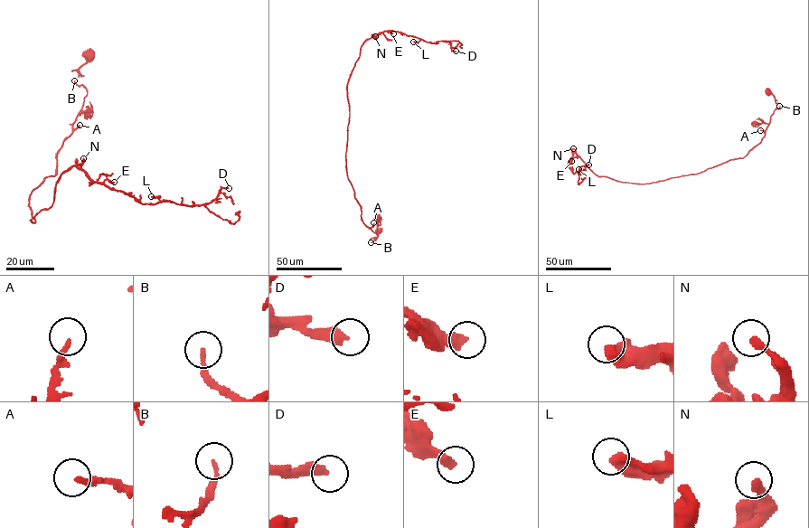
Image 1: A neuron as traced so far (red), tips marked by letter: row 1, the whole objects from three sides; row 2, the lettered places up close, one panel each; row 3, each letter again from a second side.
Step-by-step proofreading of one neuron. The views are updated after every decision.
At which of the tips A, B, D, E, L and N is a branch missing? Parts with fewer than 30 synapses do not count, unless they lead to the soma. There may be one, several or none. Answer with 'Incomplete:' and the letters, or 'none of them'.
Incomplete: D

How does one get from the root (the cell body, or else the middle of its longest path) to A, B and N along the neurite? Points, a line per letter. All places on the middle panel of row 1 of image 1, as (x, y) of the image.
A: (379, 230), (374, 240), (378, 235), (370, 229), (373, 222)
B: (379, 230), (371, 242)
N: (379, 230), (374, 240), (378, 235), (362, 221), (345, 156), (348, 80), (361, 46), (375, 36)

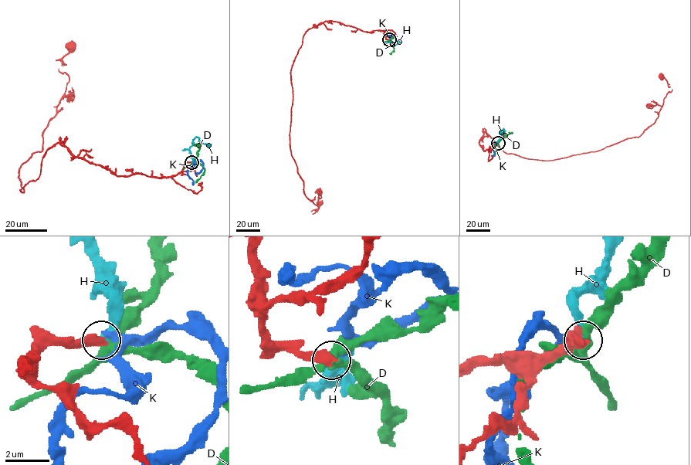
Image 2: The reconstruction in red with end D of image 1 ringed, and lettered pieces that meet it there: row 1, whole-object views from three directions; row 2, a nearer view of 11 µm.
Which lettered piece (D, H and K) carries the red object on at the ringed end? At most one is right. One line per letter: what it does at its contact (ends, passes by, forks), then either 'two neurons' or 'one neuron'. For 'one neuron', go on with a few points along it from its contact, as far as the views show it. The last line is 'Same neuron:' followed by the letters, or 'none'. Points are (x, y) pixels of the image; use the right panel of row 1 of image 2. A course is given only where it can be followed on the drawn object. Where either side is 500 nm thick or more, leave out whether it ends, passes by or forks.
D: it forks; two neurons
H: it ends; one neuron; course (498, 143), (499, 133), (504, 130), (499, 132)
K: it ends; two neurons
Same neuron: H

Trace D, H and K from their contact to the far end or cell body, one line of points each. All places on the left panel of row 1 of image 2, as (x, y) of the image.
D: (191, 162), (199, 145), (191, 144)
H: (191, 161), (190, 147), (193, 140), (197, 137), (204, 144), (207, 144)
K: (191, 161), (194, 167), (188, 169), (187, 175), (193, 181), (192, 184)

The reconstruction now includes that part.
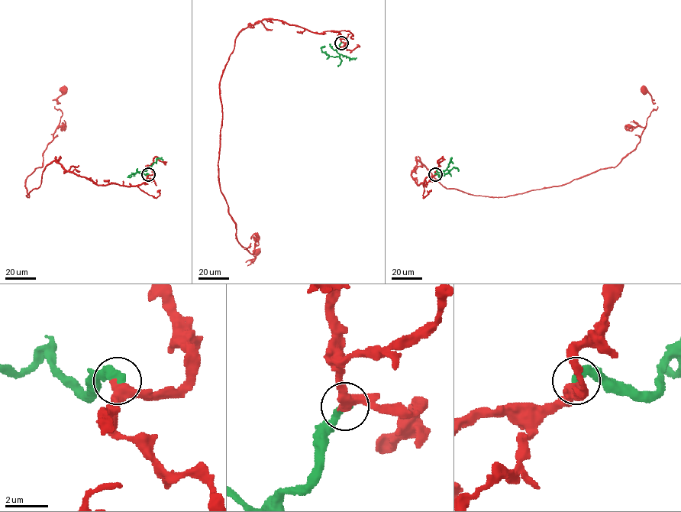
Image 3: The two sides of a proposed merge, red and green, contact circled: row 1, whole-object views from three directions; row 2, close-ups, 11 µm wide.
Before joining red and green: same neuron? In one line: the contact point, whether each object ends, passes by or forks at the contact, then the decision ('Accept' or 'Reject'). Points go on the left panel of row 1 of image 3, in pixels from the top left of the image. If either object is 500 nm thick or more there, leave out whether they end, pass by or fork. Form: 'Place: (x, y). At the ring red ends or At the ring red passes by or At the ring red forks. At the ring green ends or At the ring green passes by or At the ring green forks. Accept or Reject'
Place: (148, 174). At the ring red passes by. At the ring green ends. Accept

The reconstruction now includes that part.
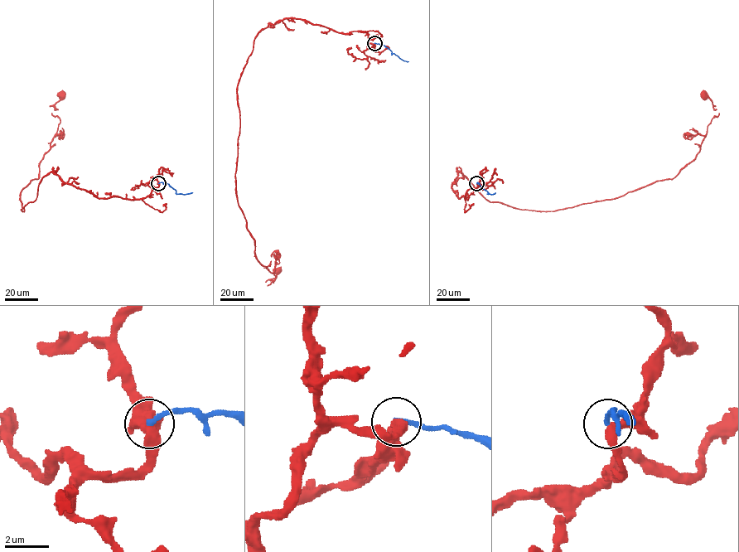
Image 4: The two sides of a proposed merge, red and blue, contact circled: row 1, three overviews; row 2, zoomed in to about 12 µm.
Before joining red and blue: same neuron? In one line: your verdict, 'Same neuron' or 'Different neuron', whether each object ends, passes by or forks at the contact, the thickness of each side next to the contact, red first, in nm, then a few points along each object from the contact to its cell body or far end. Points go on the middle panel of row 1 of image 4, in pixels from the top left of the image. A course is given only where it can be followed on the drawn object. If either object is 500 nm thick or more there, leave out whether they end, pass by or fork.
Different neuron. At the ring red passes by. At the ring blue ends. Thickness 420 nm (red) against 200 nm. Course of red: (374, 43), (364, 31), (292, 18), (254, 39), (237, 89), (235, 193), (255, 256), (272, 282), (277, 269). Course of blue: (374, 43), (383, 45), (392, 55), (394, 53), (408, 61)

